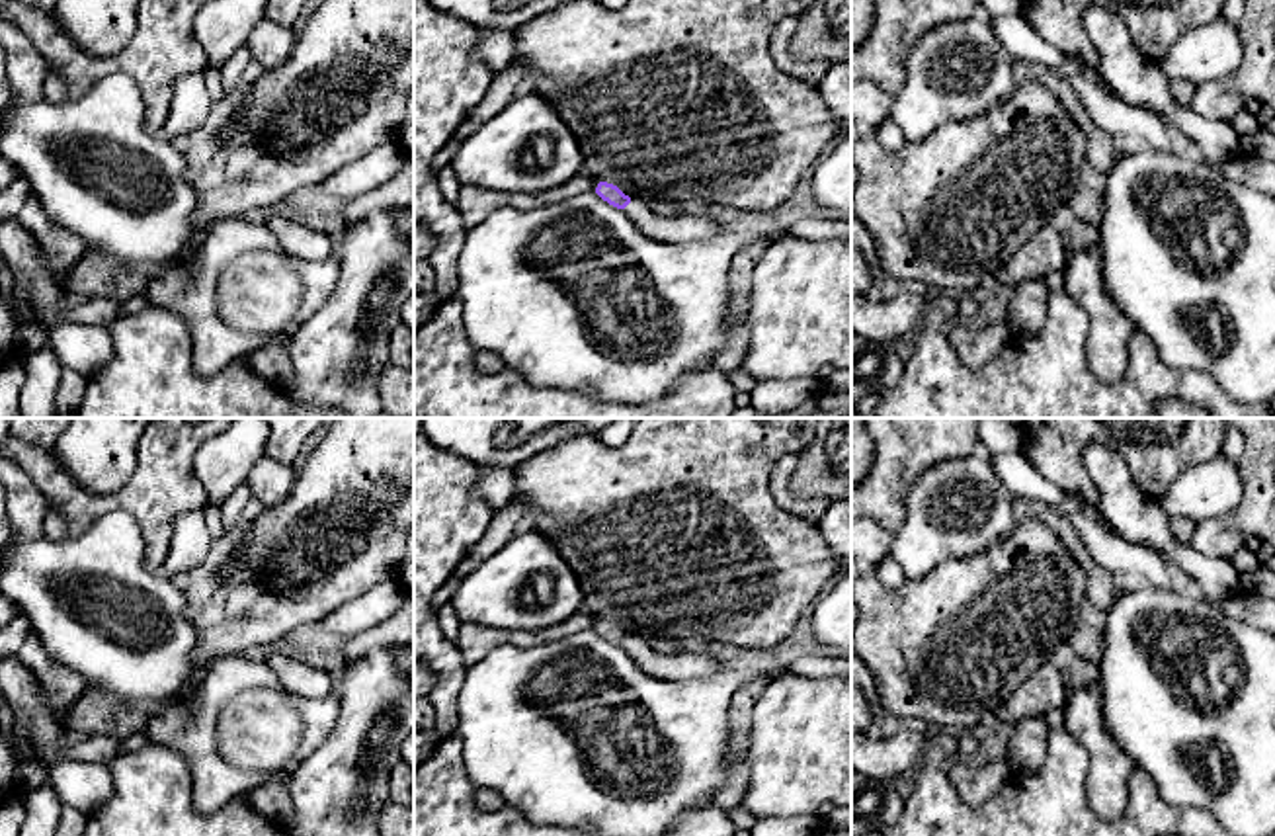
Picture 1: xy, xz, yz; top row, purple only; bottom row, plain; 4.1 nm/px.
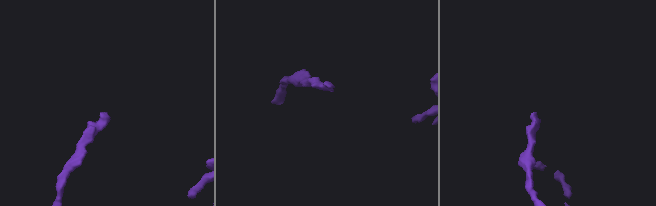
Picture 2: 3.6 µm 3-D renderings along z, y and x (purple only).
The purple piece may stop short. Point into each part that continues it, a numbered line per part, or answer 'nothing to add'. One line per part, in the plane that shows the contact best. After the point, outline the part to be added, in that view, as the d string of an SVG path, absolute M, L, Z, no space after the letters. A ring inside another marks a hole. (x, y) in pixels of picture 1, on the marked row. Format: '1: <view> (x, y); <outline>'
1: xz (668, 229); M631 197L631 203L621 209L625 217L648 238L662 242L695 242L722 234L719 223L709 217L658 217L650 211L648 201Z

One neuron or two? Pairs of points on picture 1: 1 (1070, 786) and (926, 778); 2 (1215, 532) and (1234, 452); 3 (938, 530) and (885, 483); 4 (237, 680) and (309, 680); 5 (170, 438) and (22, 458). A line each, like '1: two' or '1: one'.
1: one
2: two
3: two
4: two
5: one

